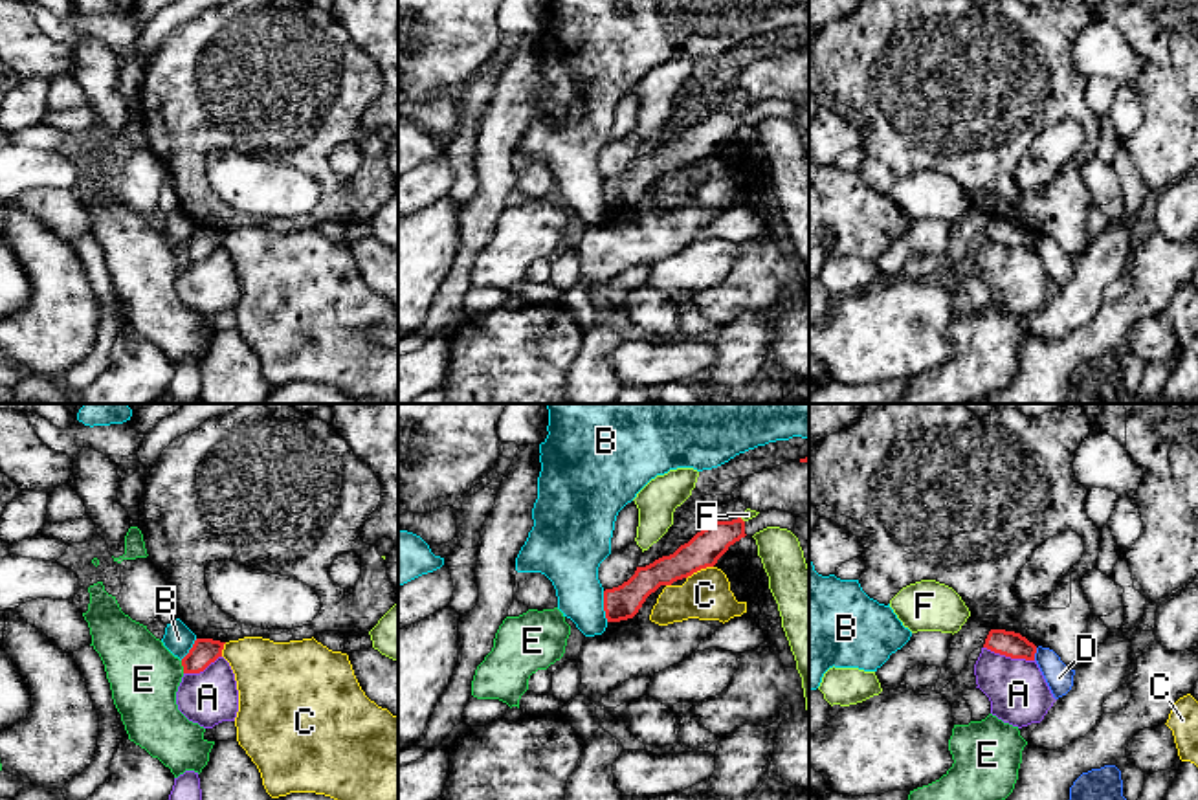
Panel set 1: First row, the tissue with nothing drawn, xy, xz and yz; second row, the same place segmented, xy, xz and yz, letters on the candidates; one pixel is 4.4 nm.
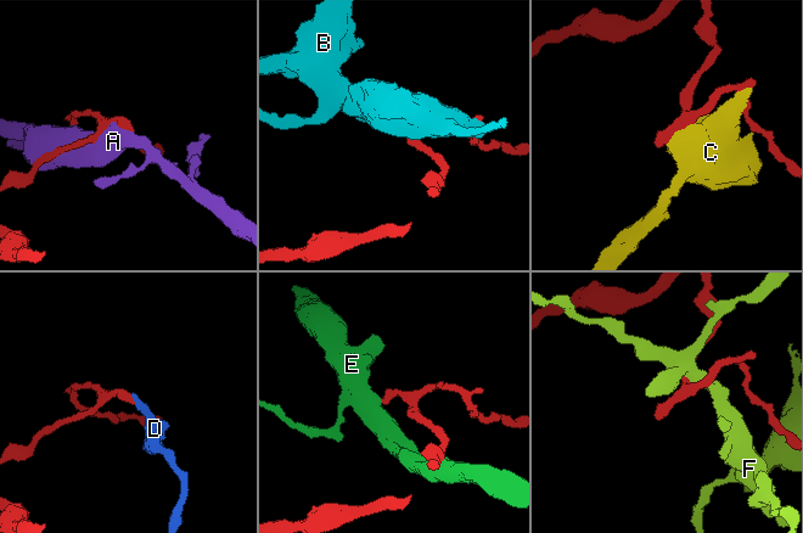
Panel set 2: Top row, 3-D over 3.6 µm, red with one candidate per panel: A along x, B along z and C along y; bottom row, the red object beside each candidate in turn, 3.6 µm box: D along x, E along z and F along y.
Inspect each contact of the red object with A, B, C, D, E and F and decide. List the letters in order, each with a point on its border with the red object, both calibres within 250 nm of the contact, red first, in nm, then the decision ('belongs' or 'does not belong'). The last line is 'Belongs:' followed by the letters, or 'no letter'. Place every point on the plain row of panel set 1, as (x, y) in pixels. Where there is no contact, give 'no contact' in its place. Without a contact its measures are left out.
A: meets red in yz at (1009, 244); 110 nm thick on the red side, 260 nm on the other; does not belong
B: meets red in xz at (604, 195); 150 nm thick on the red side, 240 nm on the other; does not belong
C: meets red in xz at (699, 158); 150 nm thick on the red side, 220 nm on the other; does not belong
D: meets red in yz at (1035, 241); 110 nm thick on the red side, 120 nm on the other; does not belong
E: meets red in xy at (182, 254); 120 nm thick on the red side, 320 nm on the other; does not belong
F: meets red in xz at (742, 109); 150 nm thick on the red side, 50 nm on the other; does not belong
Belongs: no letter

